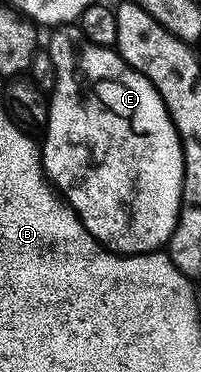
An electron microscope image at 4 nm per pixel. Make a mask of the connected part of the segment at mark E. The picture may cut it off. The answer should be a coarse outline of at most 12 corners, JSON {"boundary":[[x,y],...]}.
{"boundary":[[50,30],[43,171],[100,245],[177,227],[183,144],[153,83]]}

